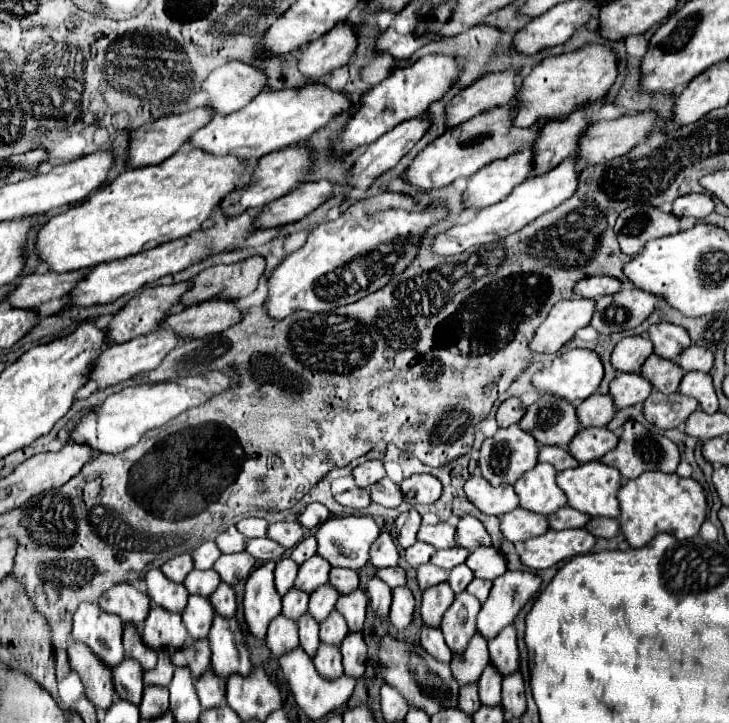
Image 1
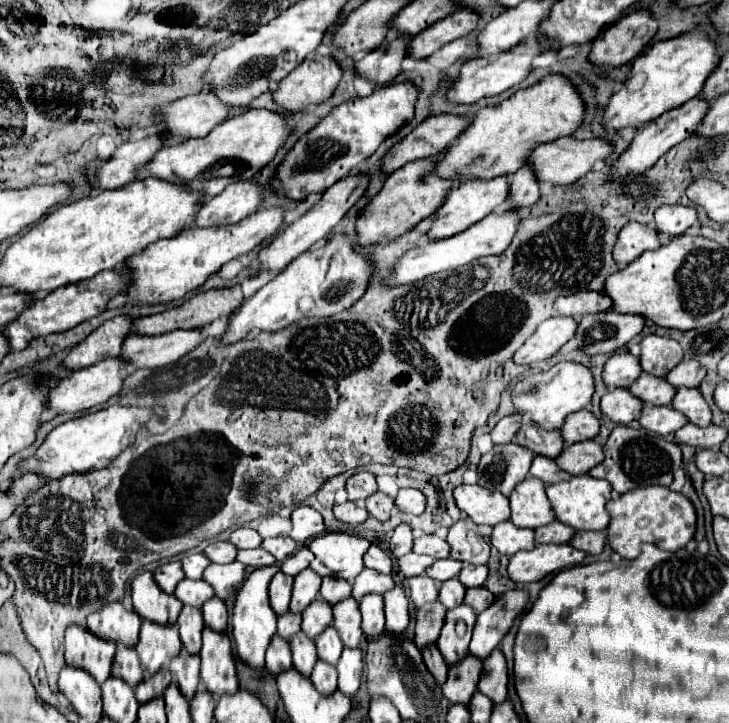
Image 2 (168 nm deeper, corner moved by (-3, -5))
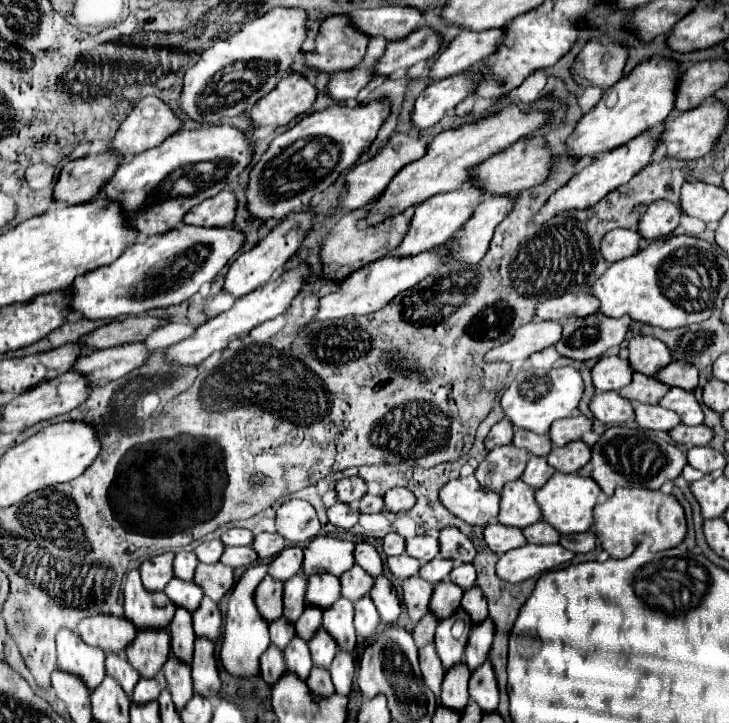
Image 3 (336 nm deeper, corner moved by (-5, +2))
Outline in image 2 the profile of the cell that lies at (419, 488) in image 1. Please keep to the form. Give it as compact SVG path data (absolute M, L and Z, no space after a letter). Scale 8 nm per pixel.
M400 489L394 503L402 513L412 515L422 515L426 509L426 497L418 489Z

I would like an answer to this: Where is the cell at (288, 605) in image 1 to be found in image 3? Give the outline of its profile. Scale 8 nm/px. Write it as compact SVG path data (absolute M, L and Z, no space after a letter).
M284 616L278 618L278 620L274 620L274 622L270 624L270 640L272 640L272 644L278 646L280 650L284 650L284 646L294 638L294 634L296 634L294 624L288 622Z

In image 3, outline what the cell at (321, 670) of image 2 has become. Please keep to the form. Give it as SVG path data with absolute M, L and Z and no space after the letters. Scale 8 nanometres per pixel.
M314 666L306 682L308 682L310 690L316 692L316 694L320 694L320 696L332 696L336 692L334 686L332 686L332 678L330 678L330 674L328 674L326 668Z

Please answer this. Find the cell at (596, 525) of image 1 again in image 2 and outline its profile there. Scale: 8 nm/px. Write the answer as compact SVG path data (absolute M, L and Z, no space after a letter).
M578 531L574 537L568 541L574 549L580 549L588 555L600 555L606 543L606 533L604 531Z

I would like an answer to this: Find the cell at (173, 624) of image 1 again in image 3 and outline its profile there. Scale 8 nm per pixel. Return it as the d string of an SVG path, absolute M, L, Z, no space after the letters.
M140 628L126 648L130 664L142 678L152 678L164 666L170 654L170 634L166 628Z

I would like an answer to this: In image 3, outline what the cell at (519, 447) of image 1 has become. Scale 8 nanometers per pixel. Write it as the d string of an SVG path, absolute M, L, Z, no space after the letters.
M514 444L496 446L476 468L476 480L486 488L500 492L506 482L518 480L524 474L530 452Z

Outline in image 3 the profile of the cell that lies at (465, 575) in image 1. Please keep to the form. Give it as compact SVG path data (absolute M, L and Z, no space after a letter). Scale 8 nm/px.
M438 582L434 586L434 594L430 600L430 608L438 618L446 618L448 614L456 612L460 608L460 600L462 600L464 590L452 582Z

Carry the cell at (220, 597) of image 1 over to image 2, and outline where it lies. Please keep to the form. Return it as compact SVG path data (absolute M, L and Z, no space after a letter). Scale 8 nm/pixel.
M212 597L210 601L204 603L202 607L202 617L204 617L204 625L218 631L218 633L224 633L226 631L226 625L228 625L228 611L226 611L226 605L224 601L220 601L218 597Z

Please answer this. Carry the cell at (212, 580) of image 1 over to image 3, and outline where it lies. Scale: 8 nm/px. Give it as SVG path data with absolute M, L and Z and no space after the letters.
M172 578L170 584L164 588L164 592L168 598L172 598L176 606L182 606L190 612L194 612L196 606L200 606L200 600L204 598L204 590L194 580Z

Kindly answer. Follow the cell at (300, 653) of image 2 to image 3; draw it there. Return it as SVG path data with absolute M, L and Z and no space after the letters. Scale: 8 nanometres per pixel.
M294 636L292 642L284 648L284 658L288 662L288 670L292 670L294 674L298 674L300 678L308 678L312 664L312 656L308 650L308 642L302 640L300 636Z

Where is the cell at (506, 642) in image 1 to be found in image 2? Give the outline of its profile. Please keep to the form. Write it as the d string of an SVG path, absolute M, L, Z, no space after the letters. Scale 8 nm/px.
M500 649L482 661L482 675L478 681L478 691L490 697L492 703L502 703L508 697L508 667Z

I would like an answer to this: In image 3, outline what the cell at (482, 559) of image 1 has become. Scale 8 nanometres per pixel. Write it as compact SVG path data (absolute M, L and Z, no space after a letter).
M460 564L460 566L456 566L456 568L452 570L450 580L452 580L454 584L462 586L464 590L468 590L468 588L472 588L474 582L476 582L476 568L474 568L472 564Z

